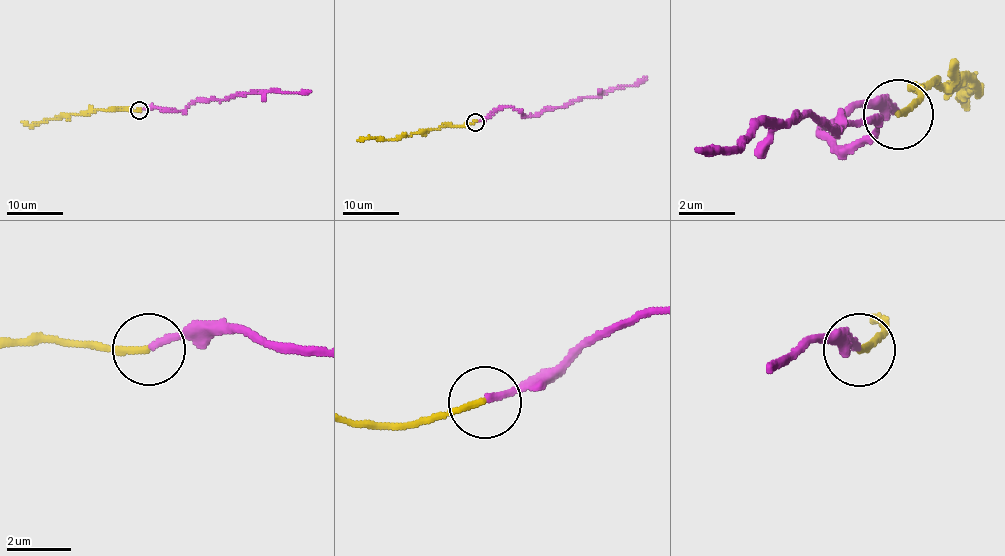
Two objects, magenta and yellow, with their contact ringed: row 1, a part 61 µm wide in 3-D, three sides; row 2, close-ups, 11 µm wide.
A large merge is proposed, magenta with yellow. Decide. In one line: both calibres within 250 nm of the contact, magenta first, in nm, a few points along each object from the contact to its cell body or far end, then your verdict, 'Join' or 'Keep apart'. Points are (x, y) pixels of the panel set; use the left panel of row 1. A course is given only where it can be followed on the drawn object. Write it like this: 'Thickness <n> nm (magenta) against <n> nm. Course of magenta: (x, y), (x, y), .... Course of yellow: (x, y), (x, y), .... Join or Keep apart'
Thickness 200 nm (magenta) against 200 nm. Course of magenta: (140, 110), (152, 107), (185, 109), (189, 104), (242, 93), (311, 91). Course of yellow: (140, 110), (127, 108), (65, 115), (41, 123), (25, 124), (22, 121). Keep apart

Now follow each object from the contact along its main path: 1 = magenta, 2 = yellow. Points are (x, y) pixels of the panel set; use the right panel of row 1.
1: (896, 116), (819, 124), (854, 147), (875, 126), (840, 132), (805, 113), (742, 150), (693, 147)
2: (896, 116), (918, 96), (911, 84), (932, 85), (960, 76), (981, 88), (974, 83), (960, 94), (974, 69)

